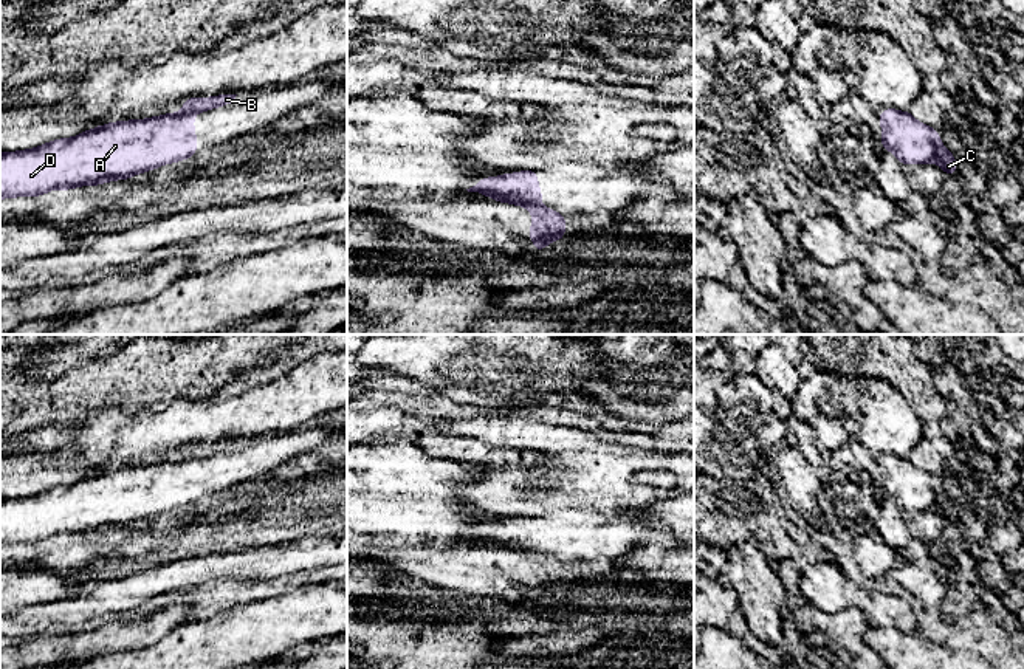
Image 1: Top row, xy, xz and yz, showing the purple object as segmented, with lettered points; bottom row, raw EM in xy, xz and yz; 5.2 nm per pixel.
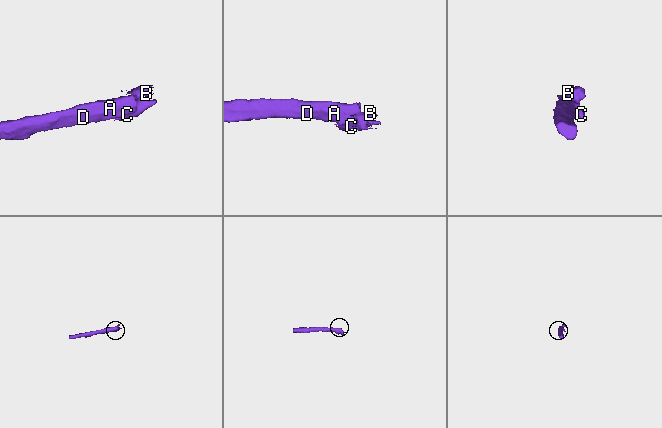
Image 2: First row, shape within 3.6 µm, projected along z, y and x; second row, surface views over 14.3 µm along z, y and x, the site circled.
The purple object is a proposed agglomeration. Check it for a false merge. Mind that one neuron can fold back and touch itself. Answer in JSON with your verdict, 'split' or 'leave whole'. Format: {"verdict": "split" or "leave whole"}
{"verdict": "split"}

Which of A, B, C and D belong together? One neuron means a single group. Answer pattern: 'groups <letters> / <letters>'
groups A D / B C

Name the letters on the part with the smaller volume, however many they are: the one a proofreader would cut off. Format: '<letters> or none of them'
B, C

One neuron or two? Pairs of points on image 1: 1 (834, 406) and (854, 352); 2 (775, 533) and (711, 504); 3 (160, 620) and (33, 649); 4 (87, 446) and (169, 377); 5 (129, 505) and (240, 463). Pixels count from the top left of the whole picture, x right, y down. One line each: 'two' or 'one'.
1: two
2: one
3: one
4: two
5: one

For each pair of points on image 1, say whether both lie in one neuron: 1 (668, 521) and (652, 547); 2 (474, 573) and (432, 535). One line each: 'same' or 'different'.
1: different
2: different

